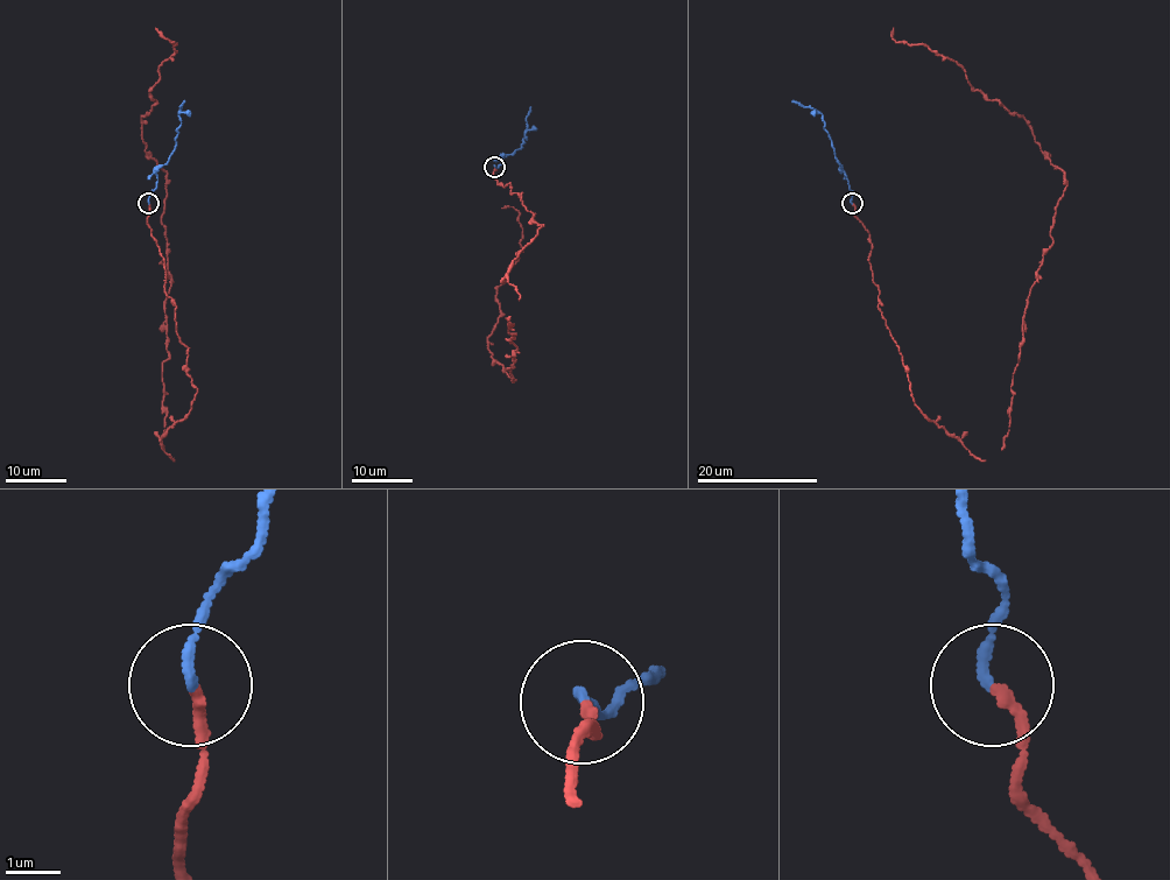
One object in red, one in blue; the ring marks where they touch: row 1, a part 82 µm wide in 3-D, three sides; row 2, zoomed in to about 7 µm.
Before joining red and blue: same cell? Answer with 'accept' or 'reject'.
accept

